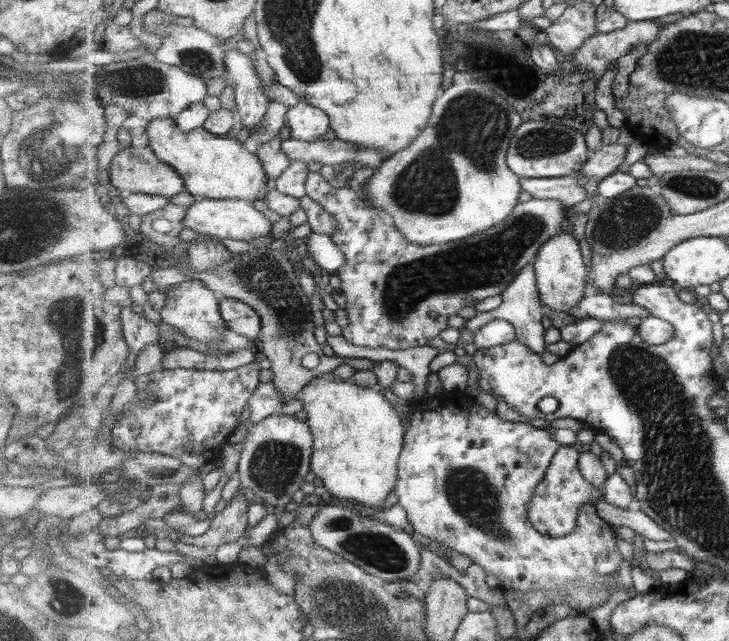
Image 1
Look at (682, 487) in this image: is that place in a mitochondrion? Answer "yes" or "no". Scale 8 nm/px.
yes

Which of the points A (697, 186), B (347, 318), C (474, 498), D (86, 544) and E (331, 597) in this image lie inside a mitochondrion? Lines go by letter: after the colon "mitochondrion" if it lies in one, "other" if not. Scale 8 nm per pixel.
A: mitochondrion
B: other
C: mitochondrion
D: other
E: mitochondrion

